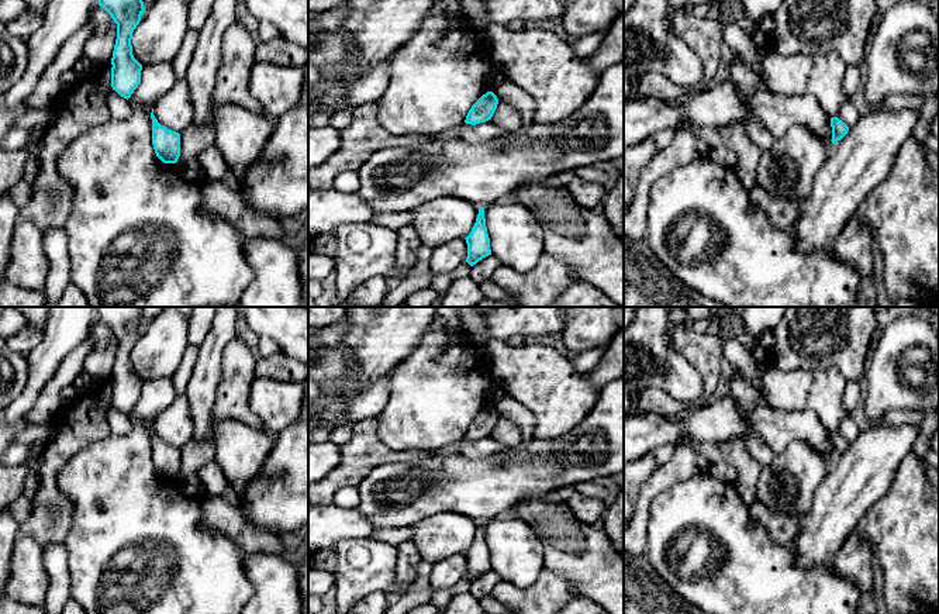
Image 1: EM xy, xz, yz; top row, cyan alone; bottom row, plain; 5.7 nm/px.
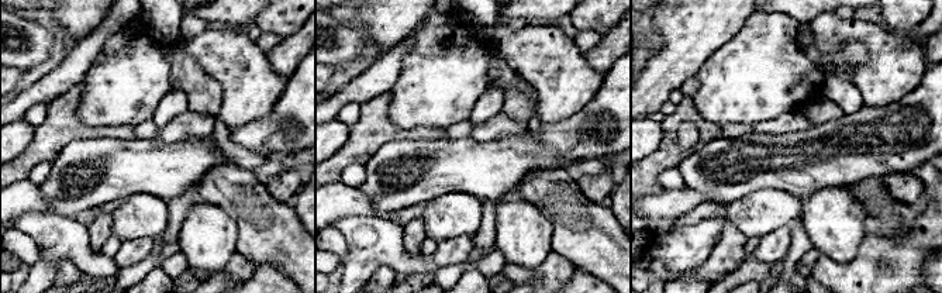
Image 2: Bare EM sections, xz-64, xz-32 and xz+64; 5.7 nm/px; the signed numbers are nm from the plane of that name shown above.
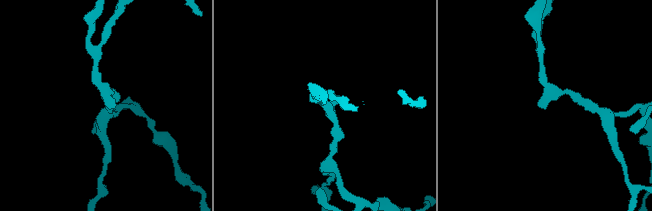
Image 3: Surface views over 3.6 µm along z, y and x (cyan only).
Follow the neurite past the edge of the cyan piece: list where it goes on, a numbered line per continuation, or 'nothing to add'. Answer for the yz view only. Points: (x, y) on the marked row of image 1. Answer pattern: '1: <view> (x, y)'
nothing to add

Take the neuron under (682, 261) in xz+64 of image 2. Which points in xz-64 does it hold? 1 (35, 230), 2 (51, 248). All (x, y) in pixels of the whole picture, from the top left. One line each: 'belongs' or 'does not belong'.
1: belongs
2: belongs

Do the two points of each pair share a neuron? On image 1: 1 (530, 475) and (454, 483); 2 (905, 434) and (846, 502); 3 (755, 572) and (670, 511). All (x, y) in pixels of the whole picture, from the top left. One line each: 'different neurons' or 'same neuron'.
1: same neuron
2: same neuron
3: same neuron

